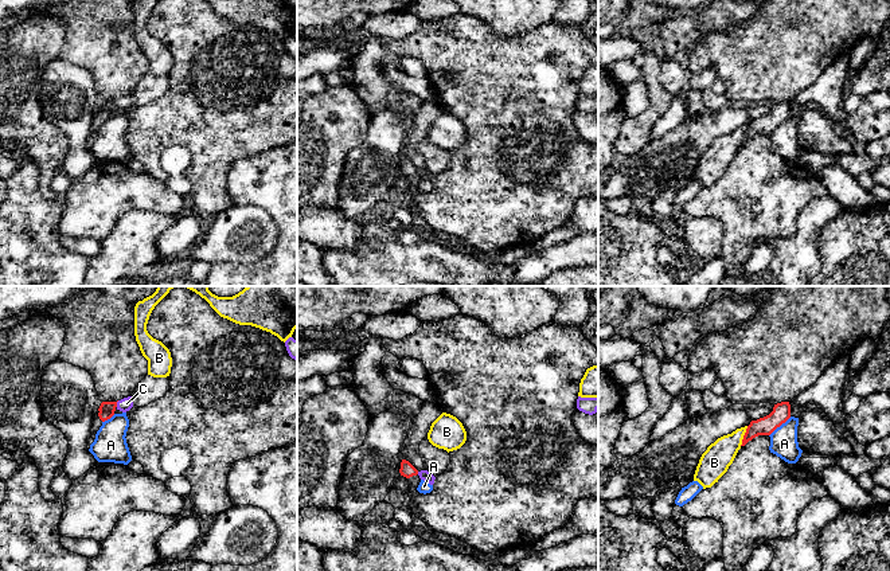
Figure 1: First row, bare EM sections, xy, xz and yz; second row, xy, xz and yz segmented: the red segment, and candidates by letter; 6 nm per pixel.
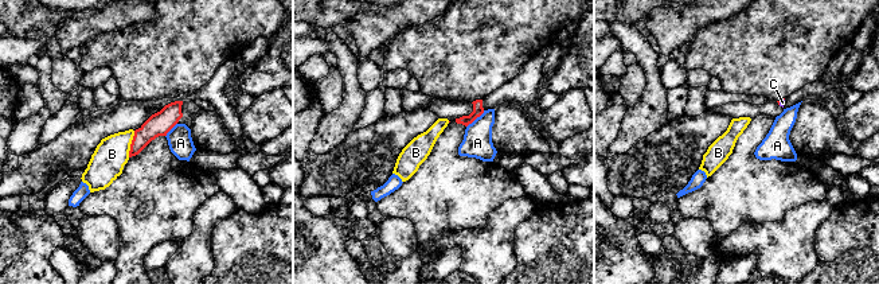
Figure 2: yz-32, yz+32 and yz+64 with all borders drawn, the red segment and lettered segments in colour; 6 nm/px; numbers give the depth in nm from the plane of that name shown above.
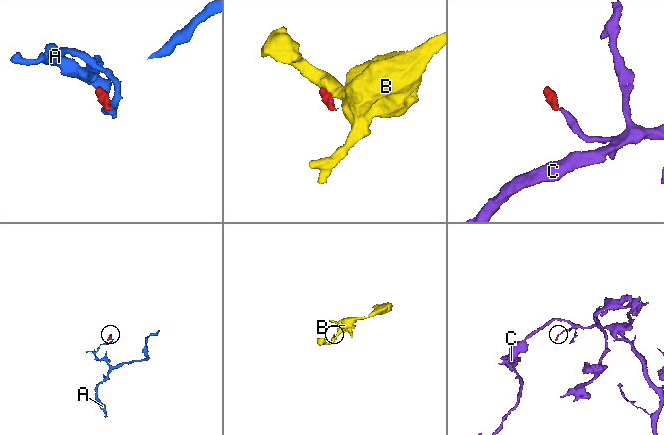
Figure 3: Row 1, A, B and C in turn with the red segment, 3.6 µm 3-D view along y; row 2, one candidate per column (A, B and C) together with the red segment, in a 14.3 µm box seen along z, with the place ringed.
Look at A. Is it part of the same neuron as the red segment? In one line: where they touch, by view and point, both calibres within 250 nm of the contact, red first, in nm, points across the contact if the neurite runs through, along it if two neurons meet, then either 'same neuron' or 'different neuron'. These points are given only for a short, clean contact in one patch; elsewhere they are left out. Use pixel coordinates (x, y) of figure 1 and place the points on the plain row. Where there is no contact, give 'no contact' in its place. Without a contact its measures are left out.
contact yz (780, 124); calibres 110 and 160 nm; border yz (791, 116), (769, 135); different neuron

